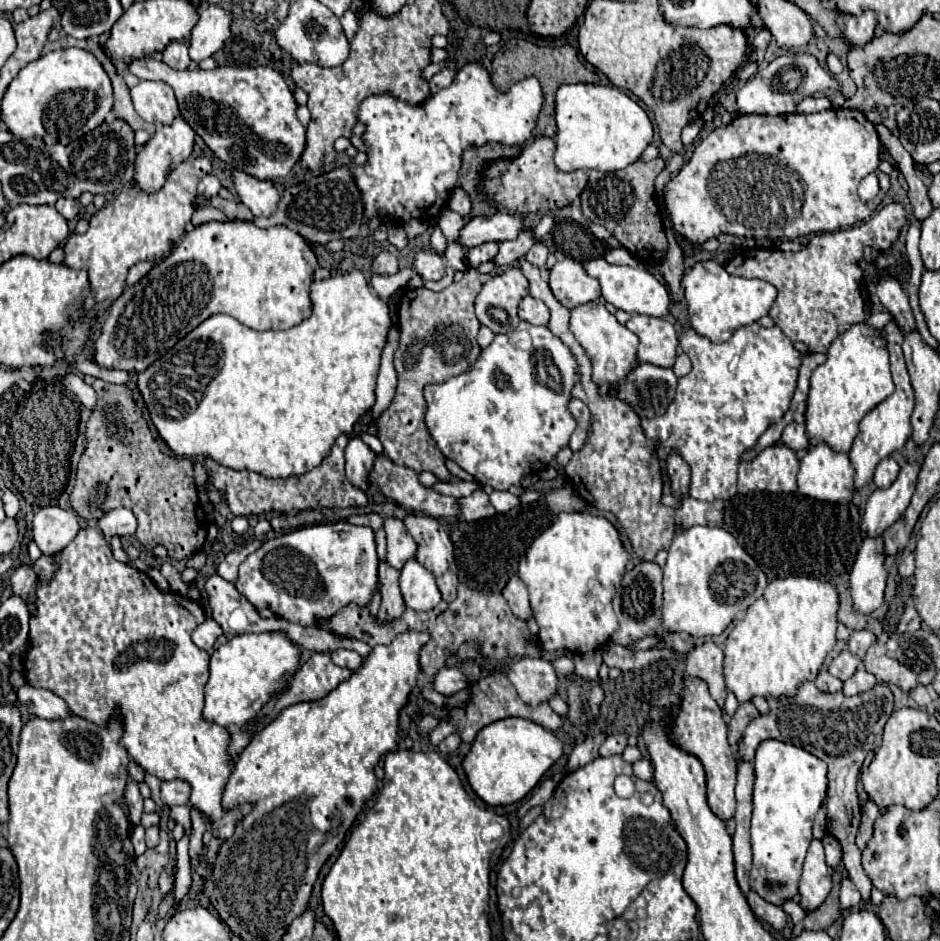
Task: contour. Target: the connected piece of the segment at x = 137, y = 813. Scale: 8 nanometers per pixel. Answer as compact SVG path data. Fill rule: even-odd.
M130 781L128 787L126 787L126 793L124 793L124 801L126 801L126 807L128 807L128 817L134 825L140 825L140 817L142 817L142 803L144 803L144 797L140 795L138 791L138 783L136 781Z

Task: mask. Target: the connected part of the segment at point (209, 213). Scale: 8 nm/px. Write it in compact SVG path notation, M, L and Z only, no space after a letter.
M214 207L196 209L196 213L194 213L194 217L192 217L192 223L194 223L194 225L202 225L202 223L208 223L208 221L224 221L224 213L220 213L220 211L214 209Z

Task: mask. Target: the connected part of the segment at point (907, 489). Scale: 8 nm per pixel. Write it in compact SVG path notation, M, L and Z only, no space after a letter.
M906 463L900 469L898 479L888 487L888 489L876 489L864 507L862 521L860 521L860 531L866 537L880 535L884 529L888 529L900 515L906 511L912 493L916 489L916 477L918 477L920 467Z

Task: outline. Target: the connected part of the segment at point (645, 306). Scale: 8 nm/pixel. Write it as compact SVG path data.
M590 259L584 265L586 273L590 277L596 277L602 285L602 295L608 303L612 303L616 309L628 311L628 313L642 313L642 315L652 315L652 317L664 317L670 307L670 293L664 283L660 283L652 273L646 269L636 269L628 265L610 265L606 259Z

